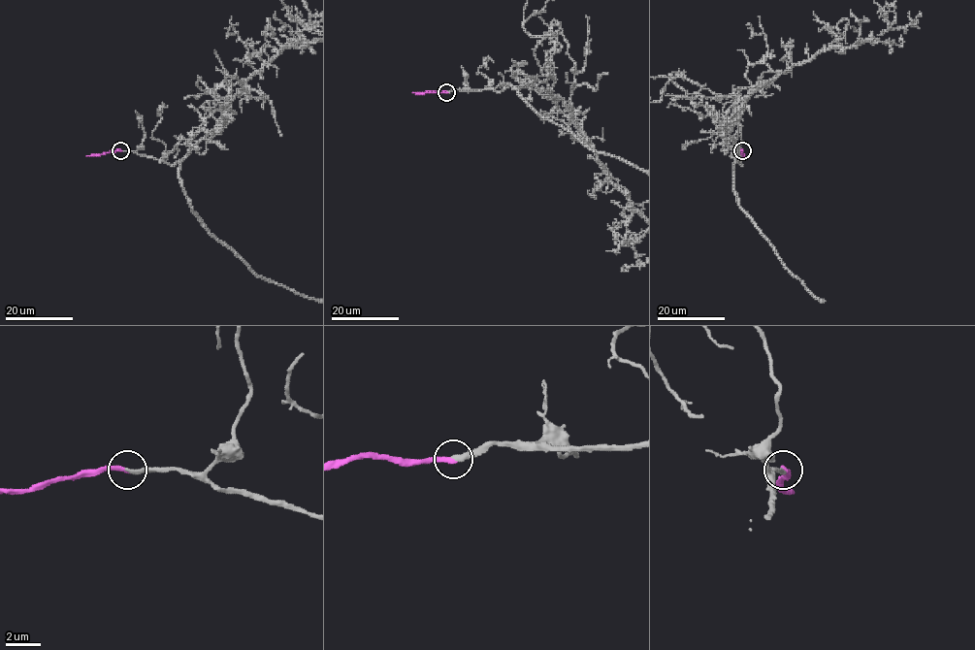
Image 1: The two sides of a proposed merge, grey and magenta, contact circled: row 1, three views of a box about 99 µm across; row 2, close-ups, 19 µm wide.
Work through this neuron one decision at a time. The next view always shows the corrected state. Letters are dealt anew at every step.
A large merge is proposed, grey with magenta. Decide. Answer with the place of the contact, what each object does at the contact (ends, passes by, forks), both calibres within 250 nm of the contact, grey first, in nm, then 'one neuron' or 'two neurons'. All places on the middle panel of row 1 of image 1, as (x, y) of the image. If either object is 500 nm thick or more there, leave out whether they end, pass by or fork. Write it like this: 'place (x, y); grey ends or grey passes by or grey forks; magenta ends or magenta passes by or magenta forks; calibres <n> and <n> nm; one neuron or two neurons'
place (446, 92); grey ends; magenta ends; calibres 280 and 260 nm; one neuron

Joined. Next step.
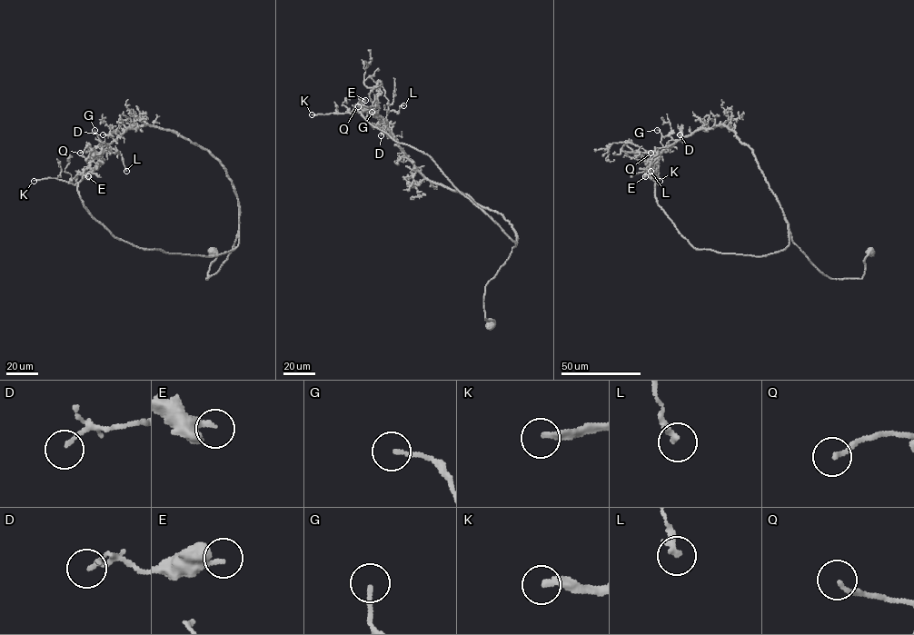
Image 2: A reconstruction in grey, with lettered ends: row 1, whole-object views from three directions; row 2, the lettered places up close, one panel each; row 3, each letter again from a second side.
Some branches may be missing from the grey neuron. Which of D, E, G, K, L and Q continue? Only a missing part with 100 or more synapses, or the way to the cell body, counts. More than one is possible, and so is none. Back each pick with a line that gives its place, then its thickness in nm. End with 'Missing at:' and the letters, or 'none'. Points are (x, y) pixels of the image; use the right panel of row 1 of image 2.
K: at (660, 181); 280 nm thick
Missing at: K

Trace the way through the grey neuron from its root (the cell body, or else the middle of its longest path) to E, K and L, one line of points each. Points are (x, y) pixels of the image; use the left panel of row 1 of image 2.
E: (211, 253), (205, 279), (239, 229), (238, 245), (211, 256), (115, 238), (83, 203), (78, 183), (88, 176)
K: (211, 253), (205, 279), (239, 229), (239, 244), (215, 256), (143, 249), (92, 216), (77, 183), (34, 181)
L: (211, 253), (205, 279), (232, 250), (239, 204), (209, 151), (143, 124), (109, 144), (126, 171)

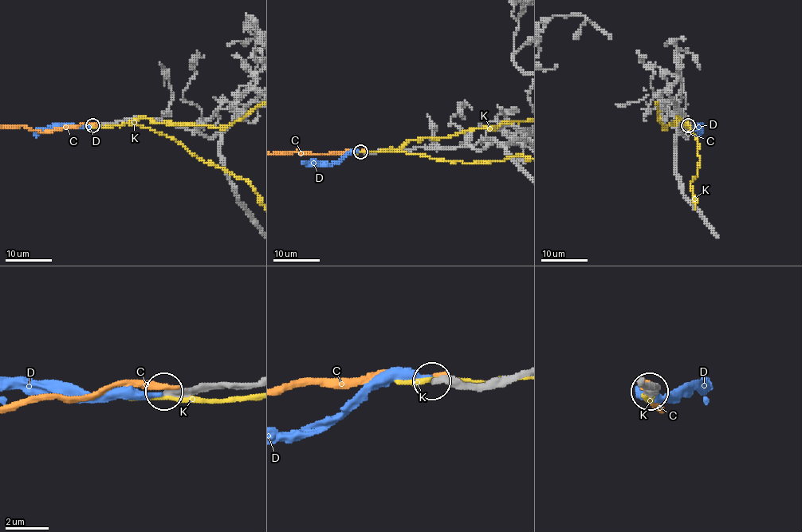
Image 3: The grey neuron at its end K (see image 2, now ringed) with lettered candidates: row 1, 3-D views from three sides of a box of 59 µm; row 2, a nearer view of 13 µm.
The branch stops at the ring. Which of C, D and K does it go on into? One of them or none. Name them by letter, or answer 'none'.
none

